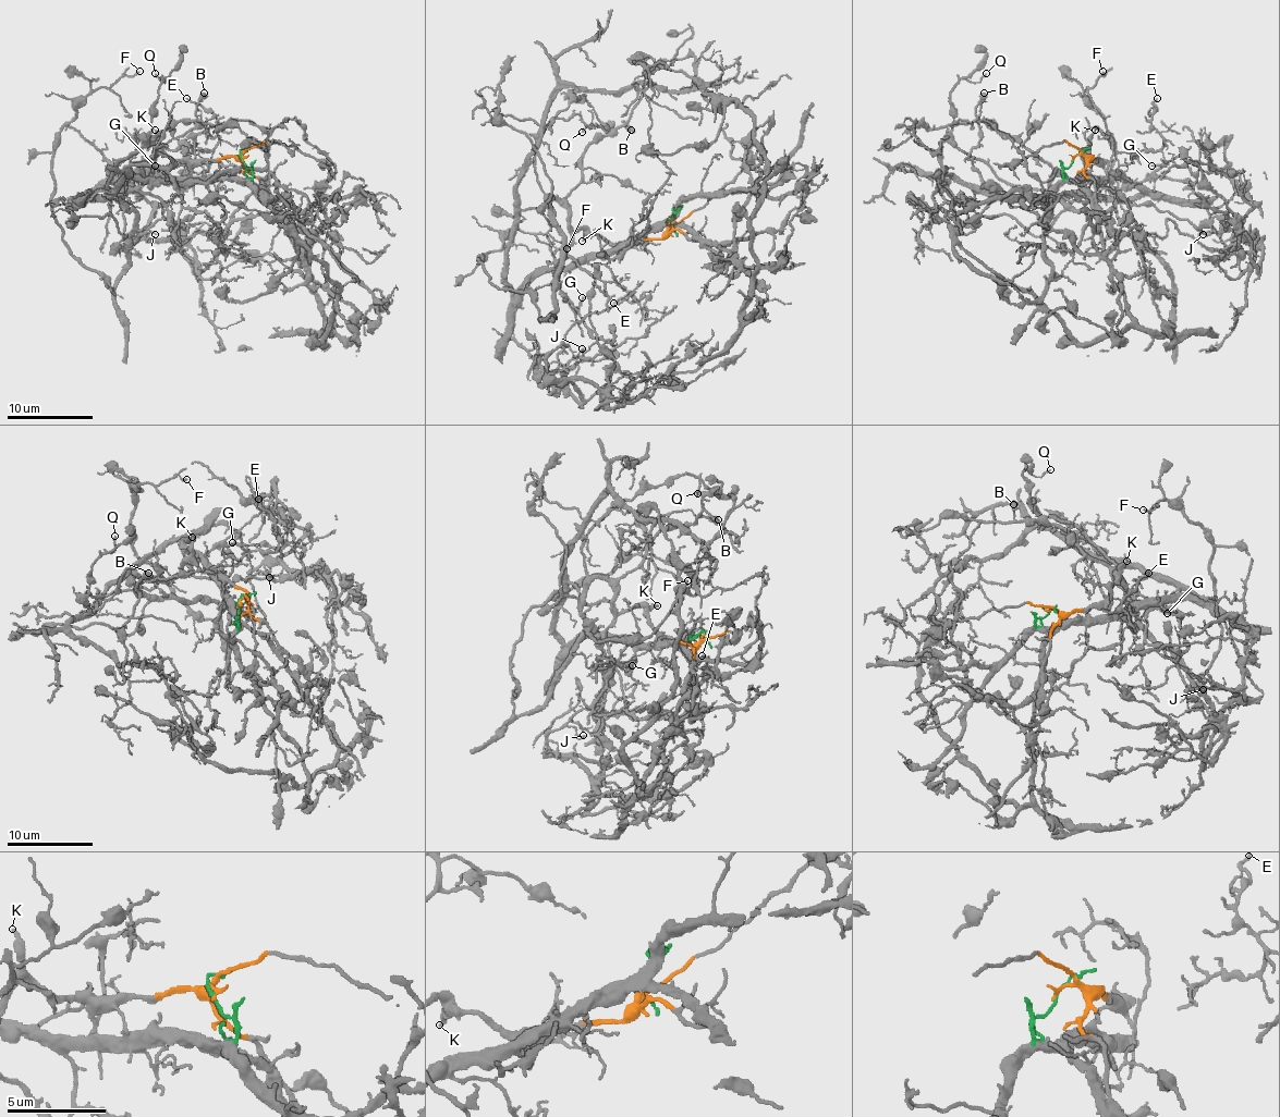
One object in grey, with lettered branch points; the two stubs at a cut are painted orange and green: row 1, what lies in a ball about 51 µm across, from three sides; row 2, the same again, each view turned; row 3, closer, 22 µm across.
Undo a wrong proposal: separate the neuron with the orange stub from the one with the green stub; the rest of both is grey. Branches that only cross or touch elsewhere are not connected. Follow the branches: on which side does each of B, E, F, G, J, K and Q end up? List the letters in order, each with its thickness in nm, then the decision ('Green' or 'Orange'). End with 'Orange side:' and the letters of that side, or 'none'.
B: Thickness 500 nm. Orange
E: Thickness 120 nm. Green
F: Thickness 130 nm. Orange
G: Thickness 170 nm. Orange
J: Thickness 90 nm. Orange
K: Thickness 180 nm. Orange
Q: Thickness 120 nm. Orange
Orange side: B, F, G, J, K, Q

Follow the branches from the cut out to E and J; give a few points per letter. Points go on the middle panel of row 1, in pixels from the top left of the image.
E: (668, 223), (672, 209), (670, 216), (592, 258), (610, 271), (645, 309), (645, 296), (612, 303)
J: (668, 223), (659, 238), (572, 236), (594, 296), (563, 341), (583, 347)

